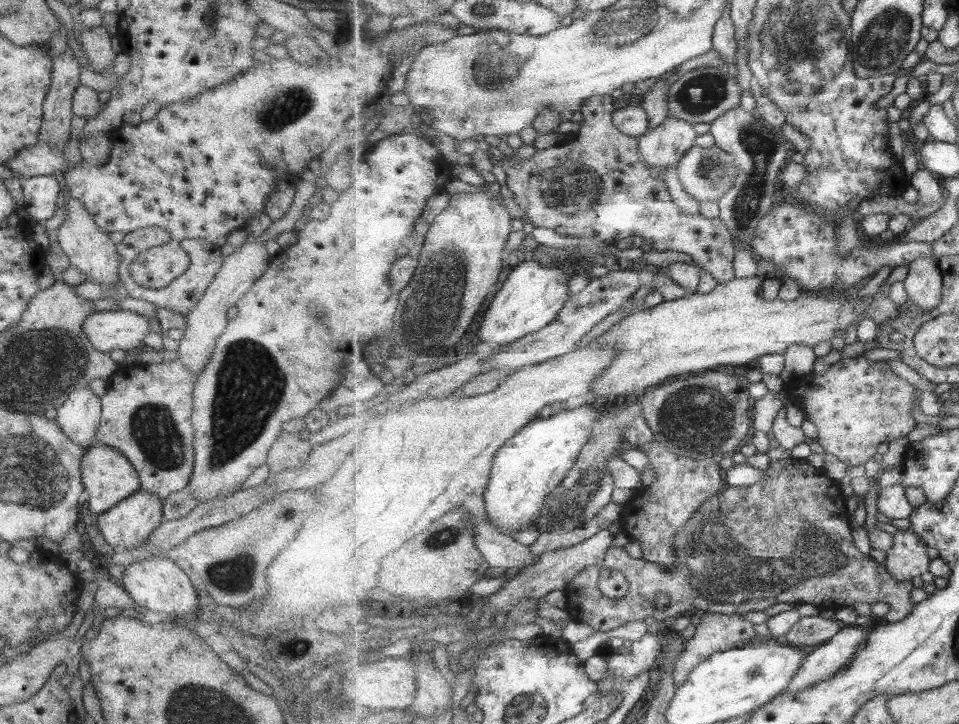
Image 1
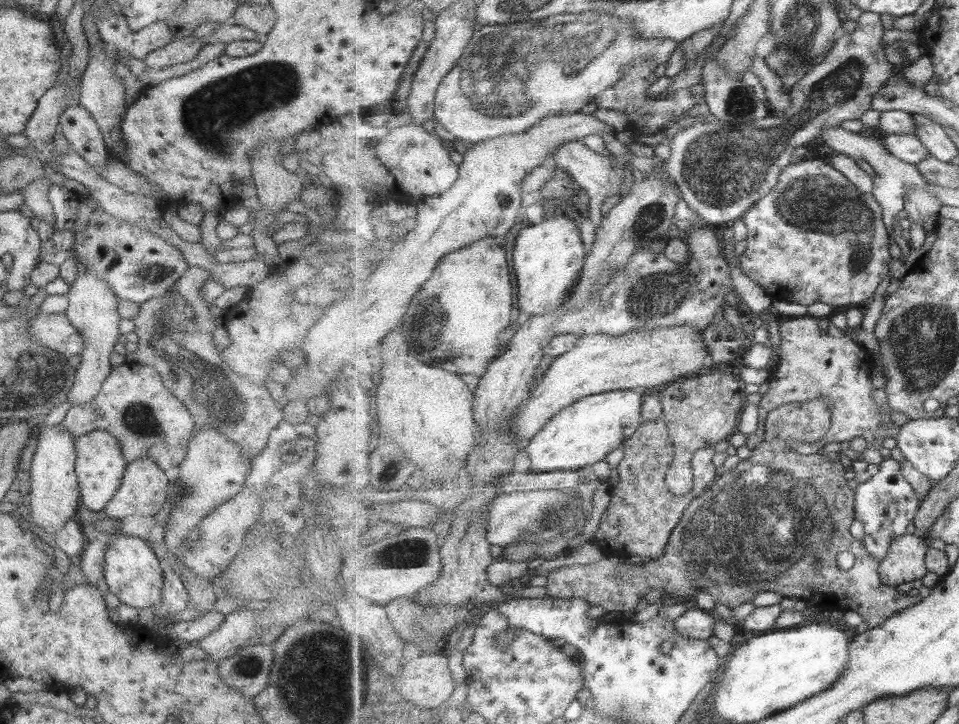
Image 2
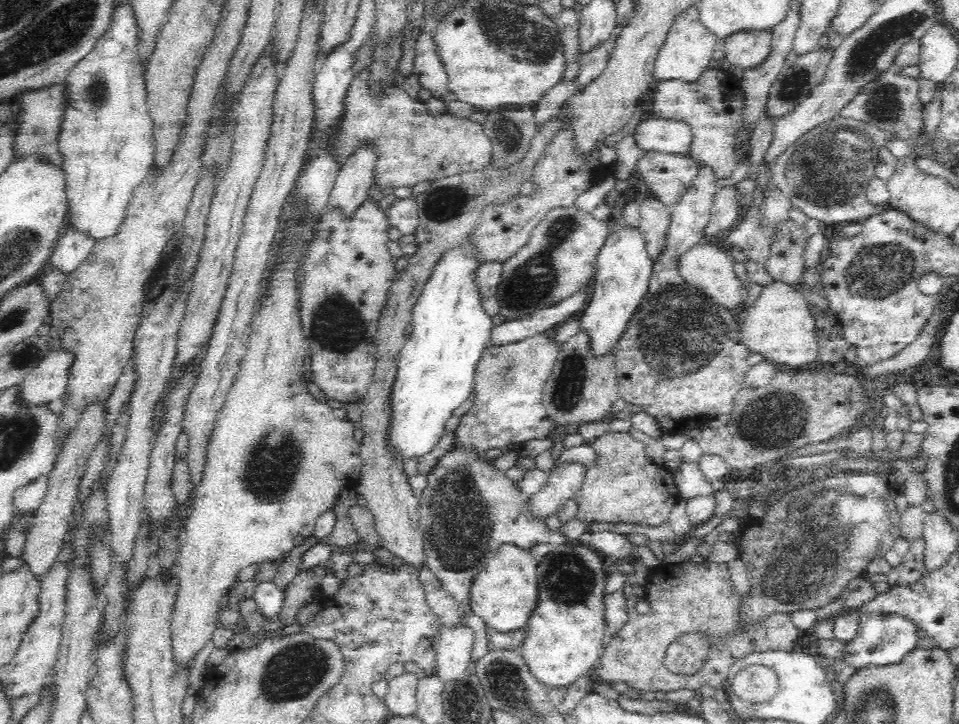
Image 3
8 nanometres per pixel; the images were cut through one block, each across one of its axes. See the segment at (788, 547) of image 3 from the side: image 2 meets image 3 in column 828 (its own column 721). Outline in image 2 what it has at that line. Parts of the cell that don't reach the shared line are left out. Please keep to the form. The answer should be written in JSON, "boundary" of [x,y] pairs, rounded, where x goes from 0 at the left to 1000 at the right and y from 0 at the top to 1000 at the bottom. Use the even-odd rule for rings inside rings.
{"boundary":[[[807,605],[807,608],[801,608],[797,615],[792,616],[790,620],[786,622],[786,628],[783,633],[774,635],[771,642],[765,646],[761,648],[759,651],[753,651],[752,656],[750,657],[749,663],[740,673],[739,677],[737,677],[734,681],[734,685],[730,685],[730,691],[726,691],[724,696],[721,696],[721,700],[715,706],[715,710],[712,713],[712,717],[710,718],[710,722],[707,728],[705,728],[705,732],[703,733],[703,738],[700,743],[700,750],[698,751],[697,760],[694,761],[694,765],[692,769],[682,773],[675,773],[670,779],[665,778],[657,778],[656,775],[652,778],[638,778],[636,772],[633,769],[628,771],[623,778],[614,778],[611,780],[606,779],[599,779],[594,782],[587,782],[583,786],[580,786],[579,789],[571,793],[571,808],[570,815],[572,818],[572,822],[575,825],[579,826],[586,826],[586,827],[609,827],[612,829],[616,836],[619,837],[628,837],[633,845],[637,845],[639,843],[644,844],[649,852],[656,851],[656,843],[661,843],[665,834],[668,834],[669,826],[674,826],[674,822],[676,818],[678,818],[678,812],[685,814],[690,816],[692,822],[693,831],[710,831],[710,830],[717,830],[717,829],[726,829],[729,816],[732,818],[739,818],[740,825],[745,827],[747,831],[752,833],[760,838],[761,841],[770,840],[770,837],[774,837],[776,833],[782,831],[786,829],[787,823],[792,818],[801,818],[805,816],[808,819],[811,819],[812,822],[815,822],[815,825],[831,825],[832,827],[836,829],[845,829],[847,834],[851,831],[851,834],[855,834],[855,837],[859,837],[859,840],[870,840],[870,843],[876,843],[877,844],[883,844],[883,843],[893,843],[900,854],[901,854],[901,862],[900,869],[911,869],[916,867],[917,865],[920,865],[921,862],[924,862],[926,856],[928,856],[931,851],[934,851],[935,848],[938,848],[943,845],[944,843],[947,843],[948,840],[951,840],[952,837],[955,837],[956,834],[959,834],[965,826],[961,823],[949,823],[949,820],[941,819],[936,812],[934,811],[926,811],[924,807],[922,807],[921,800],[919,798],[919,782],[920,775],[916,771],[913,771],[906,760],[905,756],[902,753],[901,746],[893,744],[891,740],[888,740],[888,727],[891,727],[891,721],[893,721],[894,717],[894,675],[886,674],[886,662],[882,660],[882,652],[884,651],[884,646],[880,645],[880,641],[878,641],[877,637],[868,637],[862,628],[859,627],[847,627],[847,628],[838,628],[834,627],[834,624],[828,624],[826,619],[824,619],[824,613],[820,613],[818,608],[811,608],[811,605]],[[809,749],[809,751],[807,751]],[[880,760],[891,762],[895,771],[897,771],[896,778],[894,778],[887,787],[881,789],[874,782],[874,768],[876,768],[876,762],[880,762]],[[851,776],[855,776],[858,780],[857,787],[851,786]]]}

